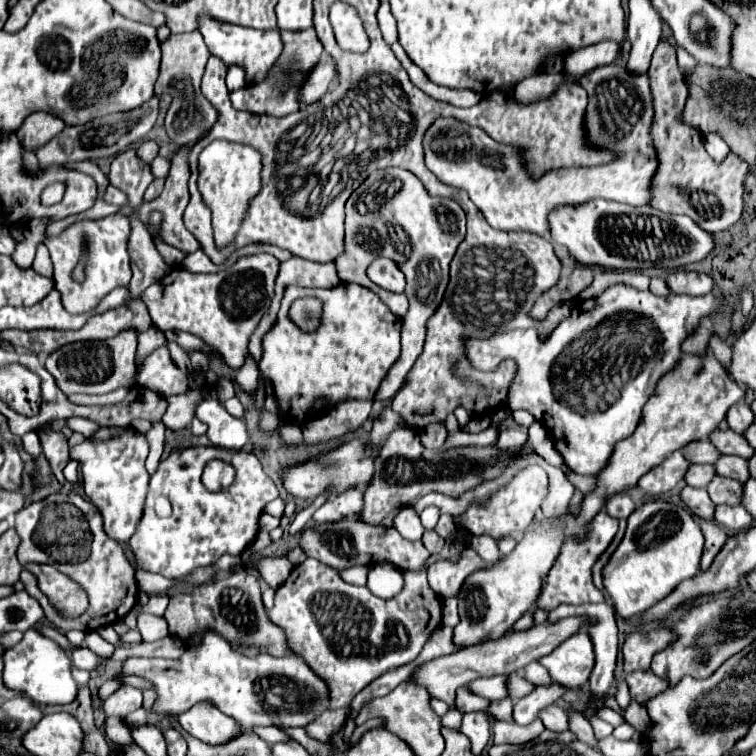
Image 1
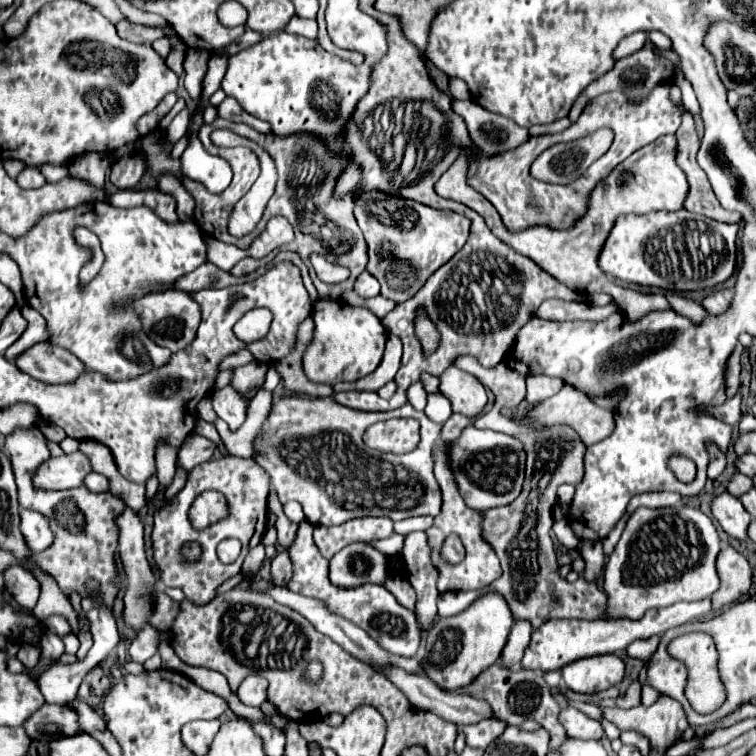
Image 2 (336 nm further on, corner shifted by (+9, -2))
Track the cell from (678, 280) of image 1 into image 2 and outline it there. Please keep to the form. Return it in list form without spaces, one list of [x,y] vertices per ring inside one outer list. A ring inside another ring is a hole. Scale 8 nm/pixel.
[[[718,289],[718,291],[714,291],[712,295],[708,295],[708,297],[702,301],[702,307],[704,307],[710,315],[722,315],[722,313],[730,307],[732,297],[734,297],[734,291],[732,291],[732,289]]]

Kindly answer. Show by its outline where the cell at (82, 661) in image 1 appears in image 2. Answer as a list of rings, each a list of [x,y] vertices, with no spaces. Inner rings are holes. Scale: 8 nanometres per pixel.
[[[22,645],[22,647],[18,649],[18,655],[16,655],[16,657],[20,659],[20,663],[22,663],[24,667],[32,669],[32,667],[36,667],[36,665],[38,665],[40,649],[38,649],[38,647],[34,647],[34,645]]]

